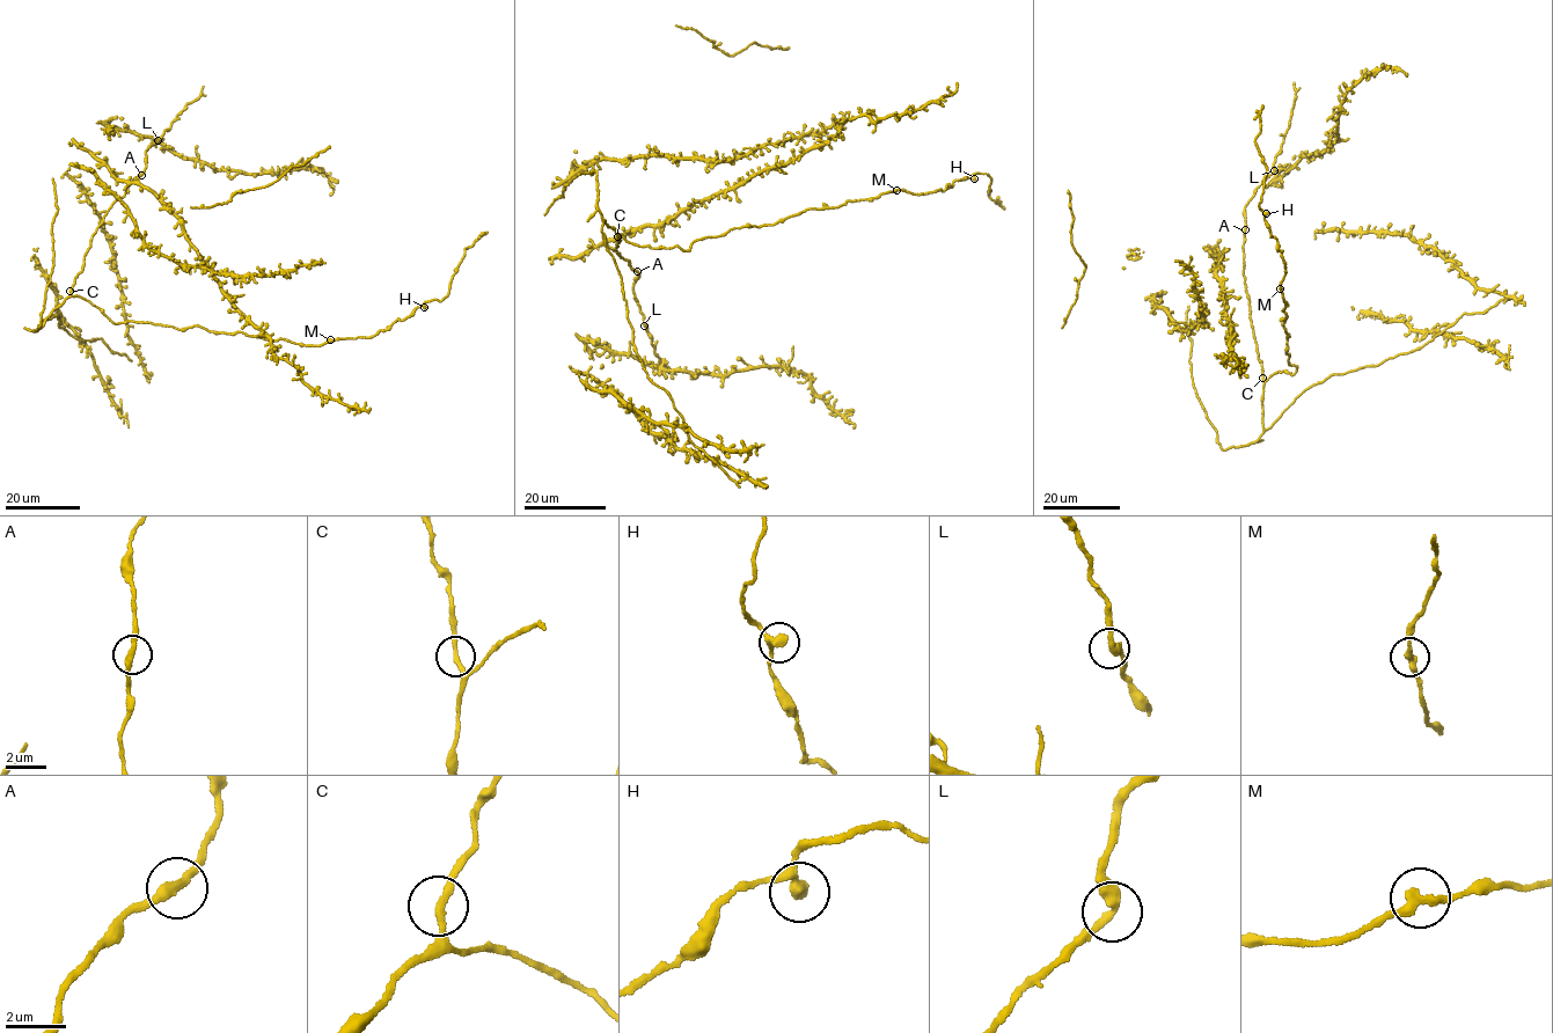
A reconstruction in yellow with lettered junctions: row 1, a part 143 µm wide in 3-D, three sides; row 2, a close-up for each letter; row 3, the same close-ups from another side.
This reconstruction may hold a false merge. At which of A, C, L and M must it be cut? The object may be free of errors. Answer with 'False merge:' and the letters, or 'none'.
False merge: none

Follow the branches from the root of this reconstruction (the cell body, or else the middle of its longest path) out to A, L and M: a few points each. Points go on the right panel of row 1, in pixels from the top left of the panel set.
A: (1262, 378), (1244, 284), (1245, 229)
L: (1262, 378), (1243, 272), (1245, 205), (1274, 170)
M: (1262, 378), (1296, 371), (1286, 352), (1289, 336), (1282, 324), (1287, 303), (1281, 288)

